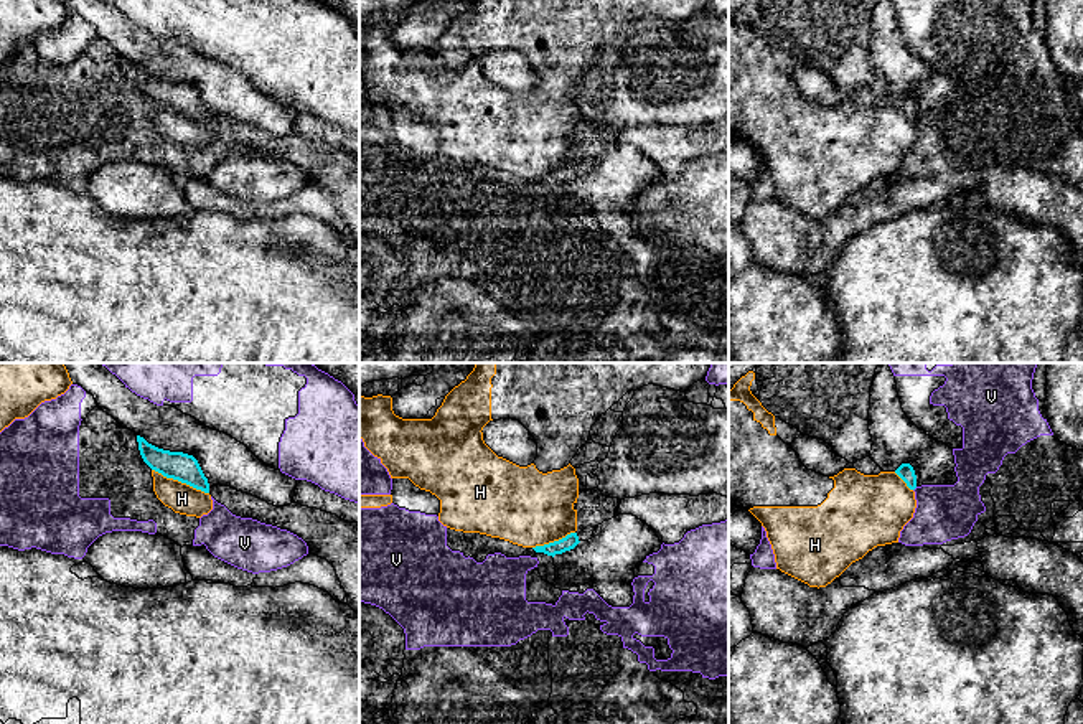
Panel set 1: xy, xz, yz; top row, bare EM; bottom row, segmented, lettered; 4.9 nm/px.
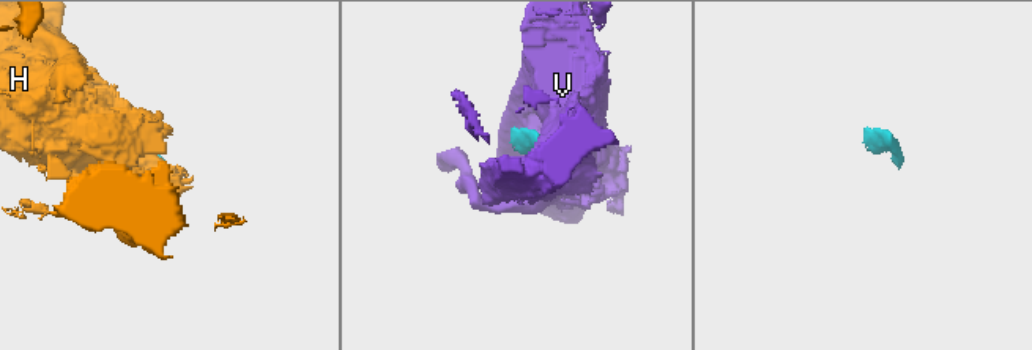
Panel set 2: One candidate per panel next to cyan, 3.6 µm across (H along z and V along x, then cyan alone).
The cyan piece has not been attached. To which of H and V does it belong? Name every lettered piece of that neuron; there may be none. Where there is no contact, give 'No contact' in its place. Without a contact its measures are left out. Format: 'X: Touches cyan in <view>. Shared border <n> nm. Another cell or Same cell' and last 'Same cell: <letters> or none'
H: Touches cyan in xy. Shared border 300 nm. Another cell
V: No contact. Another cell
Same cell: none

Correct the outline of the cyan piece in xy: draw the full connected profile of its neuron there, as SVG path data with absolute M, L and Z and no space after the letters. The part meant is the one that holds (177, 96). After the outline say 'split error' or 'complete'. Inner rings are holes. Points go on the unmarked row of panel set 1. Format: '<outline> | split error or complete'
M140 66L137 73L143 92L152 101L209 124L236 147L252 148L302 168L308 185L326 190L335 198L348 226L348 236L359 244L359 153L348 153L336 145L295 132L274 137L226 115L211 117L193 86L158 79Z | split error

